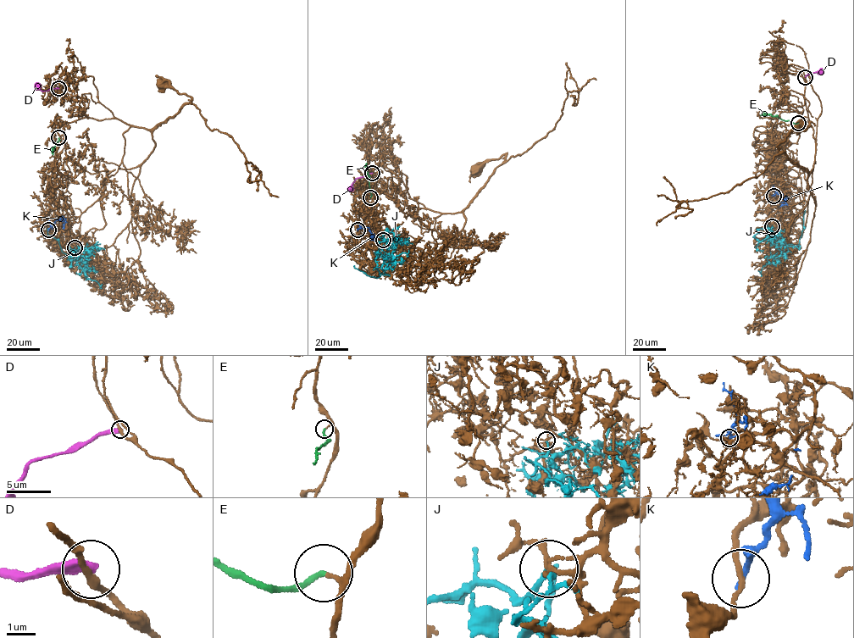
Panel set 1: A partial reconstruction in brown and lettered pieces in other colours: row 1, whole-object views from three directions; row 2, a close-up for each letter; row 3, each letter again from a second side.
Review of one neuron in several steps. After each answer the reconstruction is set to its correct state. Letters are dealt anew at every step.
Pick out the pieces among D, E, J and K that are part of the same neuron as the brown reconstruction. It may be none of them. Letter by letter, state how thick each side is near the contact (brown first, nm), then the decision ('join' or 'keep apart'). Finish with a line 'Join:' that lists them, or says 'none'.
D: calibres 240 and 400 nm; keep apart
E: calibres 90 and 190 nm; join
J: calibres 140 and 180 nm; keep apart
K: calibres 140 and 200 nm; keep apart
Join: E

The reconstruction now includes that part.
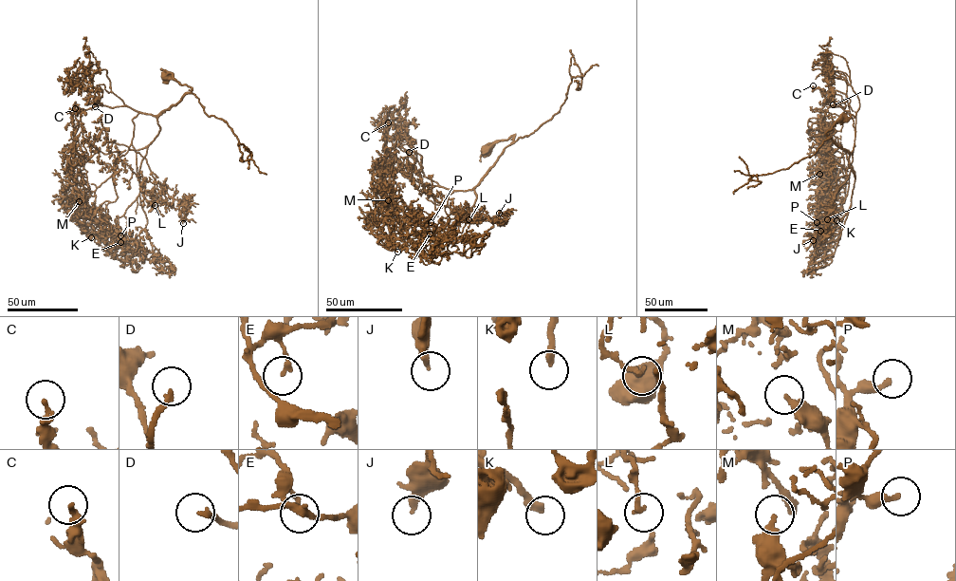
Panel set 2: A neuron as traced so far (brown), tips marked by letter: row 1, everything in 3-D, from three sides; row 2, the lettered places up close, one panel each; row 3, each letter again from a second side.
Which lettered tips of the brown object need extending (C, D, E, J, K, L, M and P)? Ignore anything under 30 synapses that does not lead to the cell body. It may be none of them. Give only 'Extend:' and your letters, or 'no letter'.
Extend: D, L, P

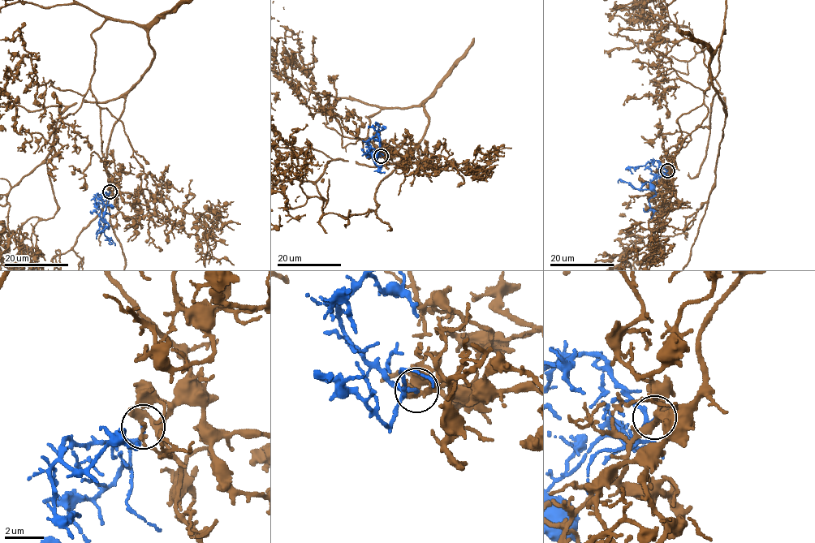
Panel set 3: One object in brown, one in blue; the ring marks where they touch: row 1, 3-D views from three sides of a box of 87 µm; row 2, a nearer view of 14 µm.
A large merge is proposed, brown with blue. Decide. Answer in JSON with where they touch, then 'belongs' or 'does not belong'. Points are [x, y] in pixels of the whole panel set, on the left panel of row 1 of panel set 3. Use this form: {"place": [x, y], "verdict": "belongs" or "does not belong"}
{"place": [109, 191], "verdict": "belongs"}

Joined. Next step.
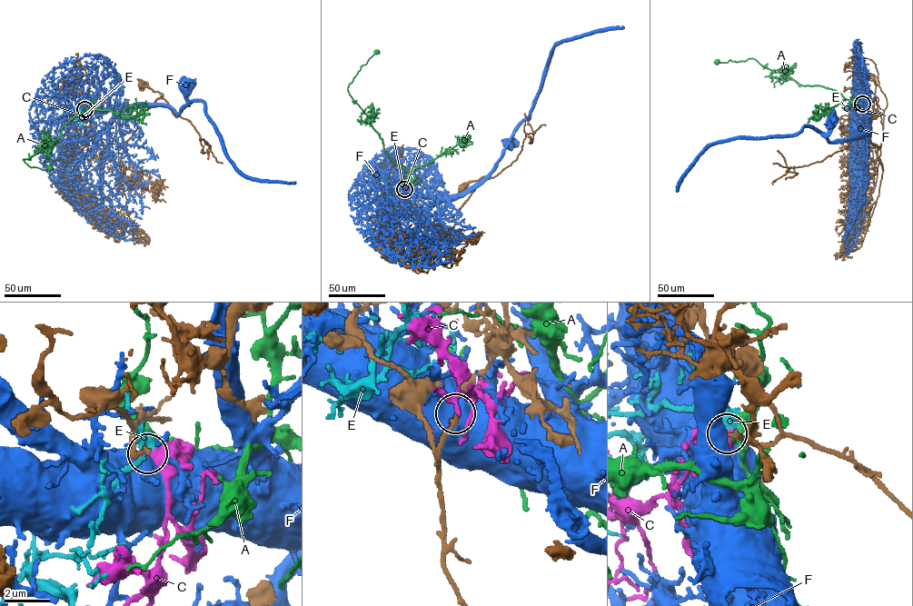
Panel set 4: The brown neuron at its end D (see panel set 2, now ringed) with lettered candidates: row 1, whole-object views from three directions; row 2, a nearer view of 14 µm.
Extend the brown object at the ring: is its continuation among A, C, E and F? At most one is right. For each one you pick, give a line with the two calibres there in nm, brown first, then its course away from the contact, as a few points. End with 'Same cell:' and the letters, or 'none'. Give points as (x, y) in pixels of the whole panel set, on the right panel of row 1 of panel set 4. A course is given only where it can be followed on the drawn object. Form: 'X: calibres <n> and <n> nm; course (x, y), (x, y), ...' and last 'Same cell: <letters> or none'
C: calibres 200 and 420 nm
Same cell: C

